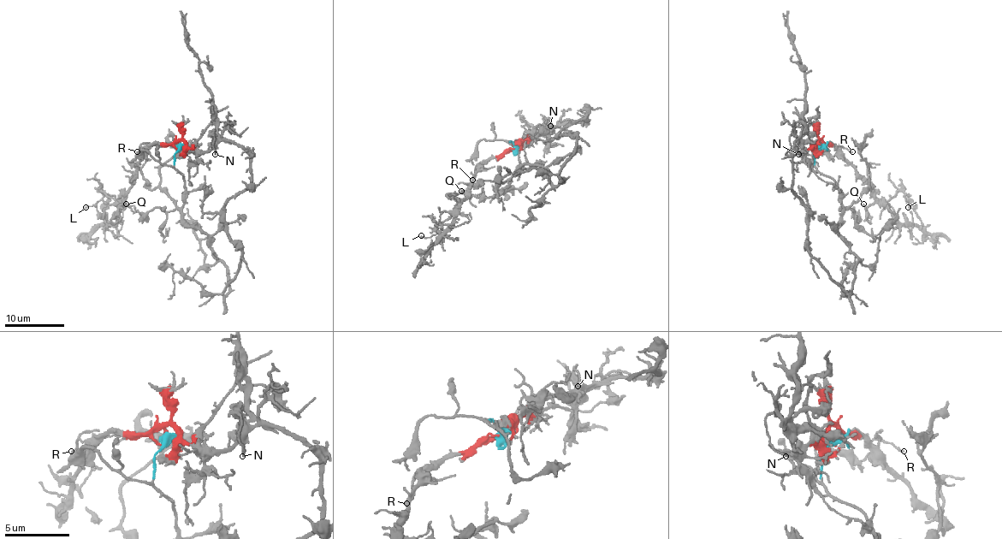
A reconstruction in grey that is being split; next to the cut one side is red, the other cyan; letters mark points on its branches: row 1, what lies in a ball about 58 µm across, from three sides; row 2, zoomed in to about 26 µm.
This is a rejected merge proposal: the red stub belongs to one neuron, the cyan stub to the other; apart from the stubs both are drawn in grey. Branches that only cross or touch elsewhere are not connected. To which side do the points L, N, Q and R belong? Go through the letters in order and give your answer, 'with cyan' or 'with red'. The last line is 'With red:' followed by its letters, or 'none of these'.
L: with red
N: with red
Q: with red
R: with red
With red: L, N, Q, R

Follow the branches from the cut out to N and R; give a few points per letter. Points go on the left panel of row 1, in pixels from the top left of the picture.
N: (180, 145), (181, 140), (189, 148), (208, 151), (214, 140), (213, 136), (214, 154)
R: (180, 145), (173, 142), (140, 146), (137, 152)

